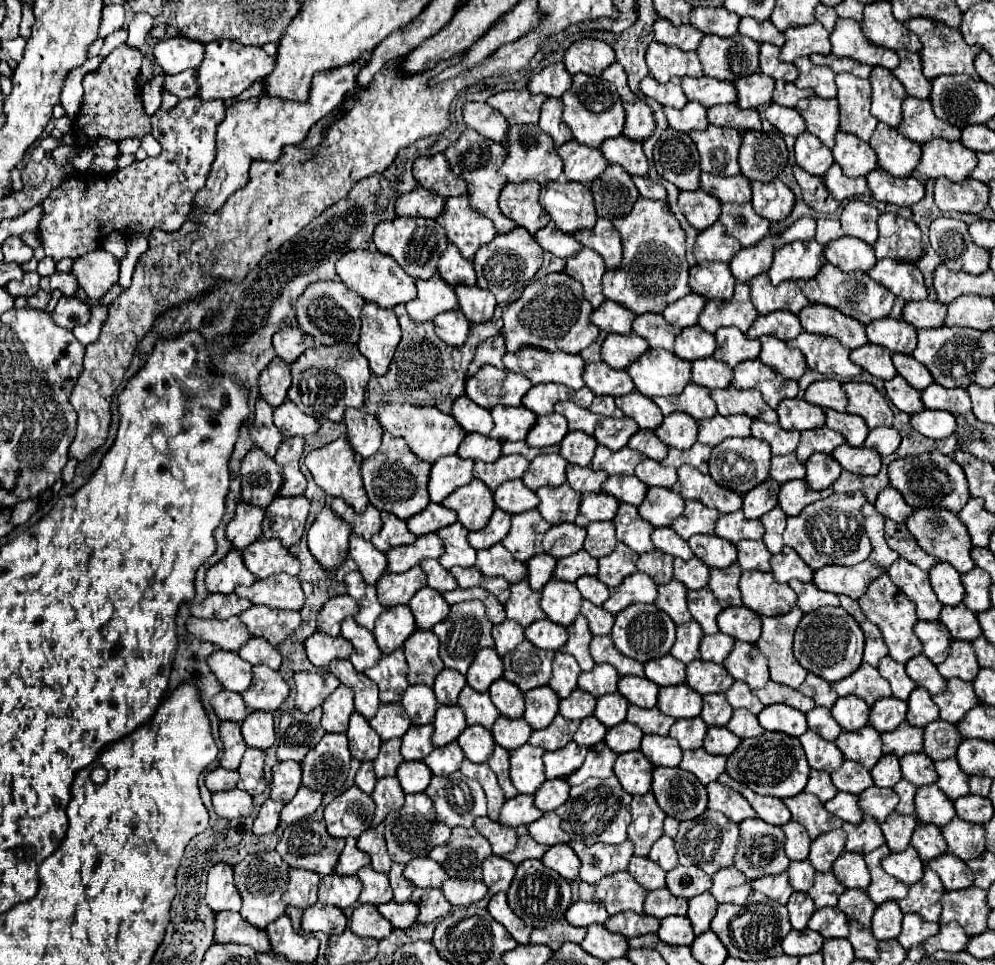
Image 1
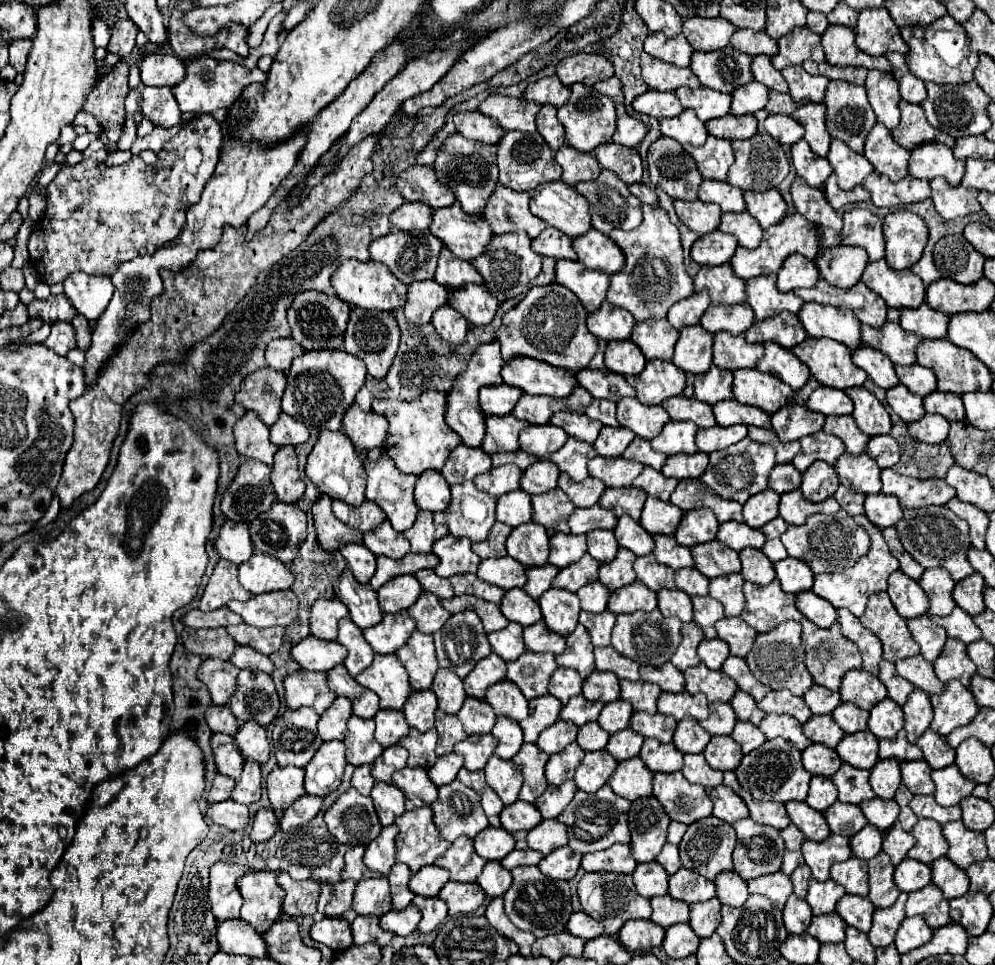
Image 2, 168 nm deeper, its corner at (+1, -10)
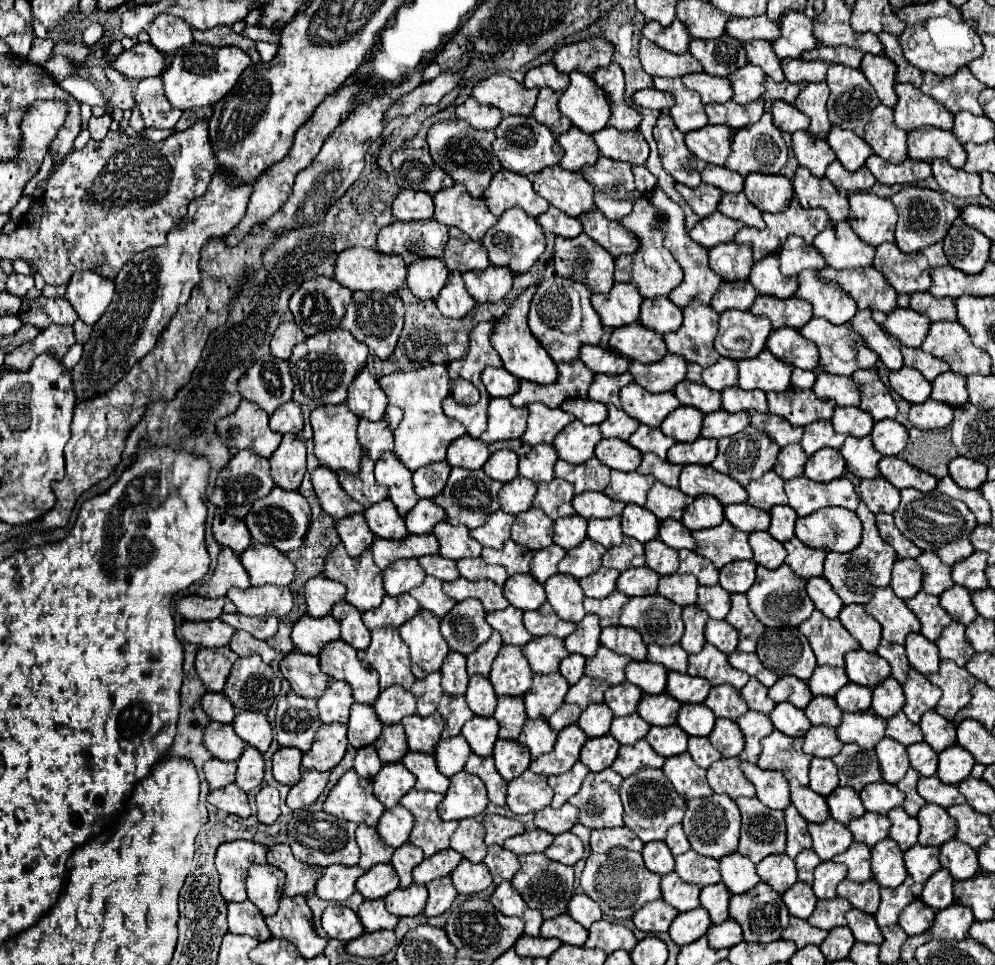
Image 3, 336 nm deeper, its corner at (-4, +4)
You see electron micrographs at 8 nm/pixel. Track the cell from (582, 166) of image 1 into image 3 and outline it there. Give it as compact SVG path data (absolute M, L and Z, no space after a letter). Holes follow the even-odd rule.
M571 126L565 134L561 134L557 138L557 142L565 150L565 154L561 158L561 166L565 170L577 172L583 166L595 164L599 158L599 148L593 142L593 138L585 132L581 132L581 128L577 128L577 126Z

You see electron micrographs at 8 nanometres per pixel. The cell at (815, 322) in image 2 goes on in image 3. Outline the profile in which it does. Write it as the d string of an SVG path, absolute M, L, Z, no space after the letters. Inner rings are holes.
M801 272L797 298L807 300L813 306L813 314L833 324L847 324L857 312L855 300L845 296L841 288L819 278L819 272Z

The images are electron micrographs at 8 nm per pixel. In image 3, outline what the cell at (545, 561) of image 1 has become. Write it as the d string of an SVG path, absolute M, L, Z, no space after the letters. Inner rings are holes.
M555 544L549 546L549 548L543 548L539 552L535 552L535 556L531 560L531 574L535 576L535 580L539 580L543 584L549 576L557 574L557 564L559 564L559 560L565 554L567 552L561 550L559 546L555 546Z

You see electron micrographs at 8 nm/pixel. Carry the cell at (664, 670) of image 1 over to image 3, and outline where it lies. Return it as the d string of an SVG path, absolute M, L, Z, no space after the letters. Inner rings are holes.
M679 642L673 646L649 644L649 658L647 660L663 664L667 670L677 670L681 674L687 672L687 652L681 648Z

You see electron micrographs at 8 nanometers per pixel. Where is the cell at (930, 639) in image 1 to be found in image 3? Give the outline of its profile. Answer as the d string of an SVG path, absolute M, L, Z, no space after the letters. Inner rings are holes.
M923 590L905 602L921 622L921 634L935 642L939 634L949 626L951 616L939 606L937 596L929 596Z

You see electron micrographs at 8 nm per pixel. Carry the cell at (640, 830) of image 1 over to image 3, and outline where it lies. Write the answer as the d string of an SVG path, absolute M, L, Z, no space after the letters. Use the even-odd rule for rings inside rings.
M641 768L641 772L635 772L633 776L623 780L619 792L621 792L623 806L625 806L623 822L643 842L665 840L667 828L673 824L679 824L683 820L687 802L681 800L681 796L673 788L673 784L669 784L669 778L663 774L661 768Z

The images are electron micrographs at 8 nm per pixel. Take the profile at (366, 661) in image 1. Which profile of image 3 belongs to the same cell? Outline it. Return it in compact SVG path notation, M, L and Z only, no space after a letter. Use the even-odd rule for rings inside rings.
M337 602L331 610L335 620L341 626L341 640L351 644L357 650L363 650L371 642L369 628L361 622L361 612L349 602Z

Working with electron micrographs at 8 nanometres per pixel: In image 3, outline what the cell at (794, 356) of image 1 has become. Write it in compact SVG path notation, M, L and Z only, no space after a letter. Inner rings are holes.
M777 328L767 338L767 348L783 362L801 368L815 370L819 366L819 350L811 340L805 340L799 330Z

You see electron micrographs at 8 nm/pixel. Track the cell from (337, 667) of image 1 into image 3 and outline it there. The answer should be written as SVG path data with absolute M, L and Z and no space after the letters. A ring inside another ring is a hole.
M333 640L325 644L319 652L321 670L333 680L343 680L351 686L355 702L373 704L379 696L377 672L373 668L365 668L361 660L357 660L357 650L343 640Z

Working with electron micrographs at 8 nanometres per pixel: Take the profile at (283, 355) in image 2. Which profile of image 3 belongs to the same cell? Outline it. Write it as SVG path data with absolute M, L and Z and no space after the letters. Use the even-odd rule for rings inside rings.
M287 322L287 324L281 324L277 328L277 332L273 334L273 340L271 340L271 354L275 358L281 358L281 360L289 360L291 352L293 352L293 346L307 340L307 336L303 334L303 330L295 324L295 322Z

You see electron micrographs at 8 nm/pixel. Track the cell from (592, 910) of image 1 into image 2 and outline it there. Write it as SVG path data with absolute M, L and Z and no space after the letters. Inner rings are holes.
M574 912L566 924L566 930L574 936L580 936L584 940L592 940L600 934L604 934L604 928L600 926L600 922L596 922L592 916L588 916L586 912Z

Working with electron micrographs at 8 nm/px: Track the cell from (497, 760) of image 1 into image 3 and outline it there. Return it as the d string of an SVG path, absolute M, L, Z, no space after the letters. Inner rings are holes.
M497 740L495 750L493 750L493 758L495 758L497 772L507 782L521 776L531 764L529 750L525 748L525 744L517 742L517 740Z

